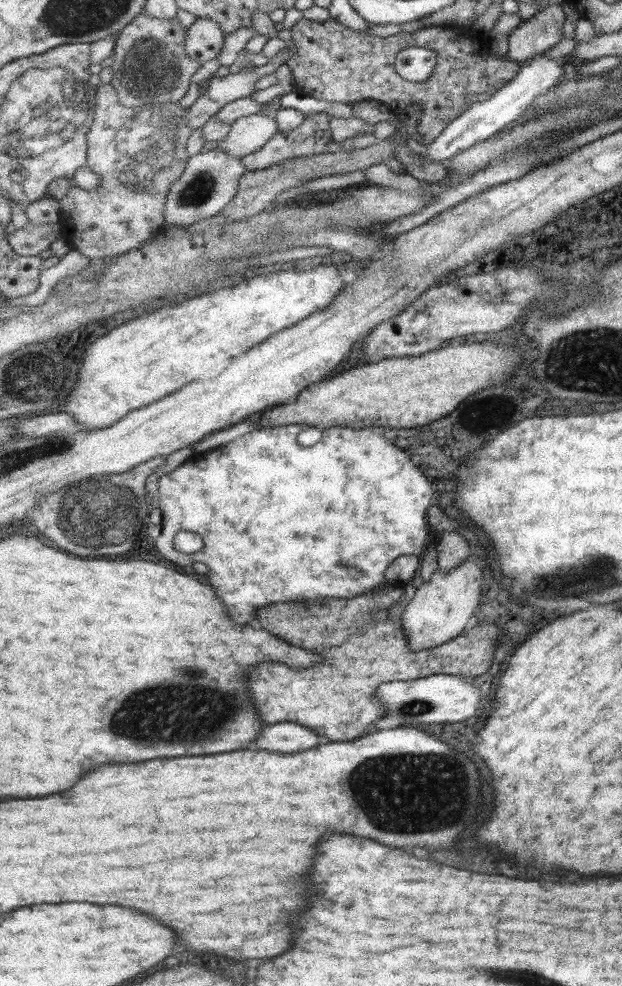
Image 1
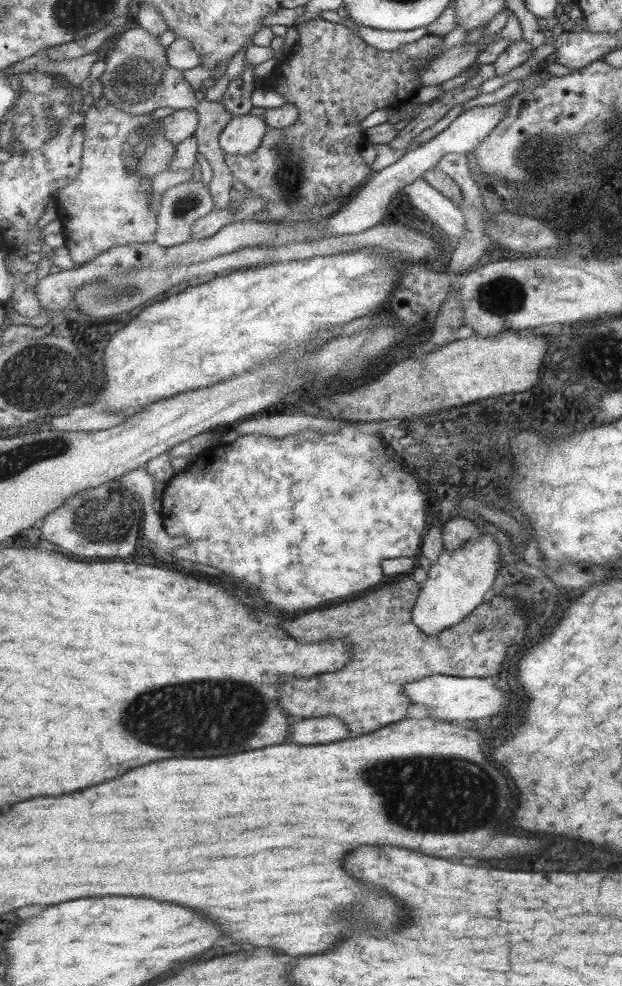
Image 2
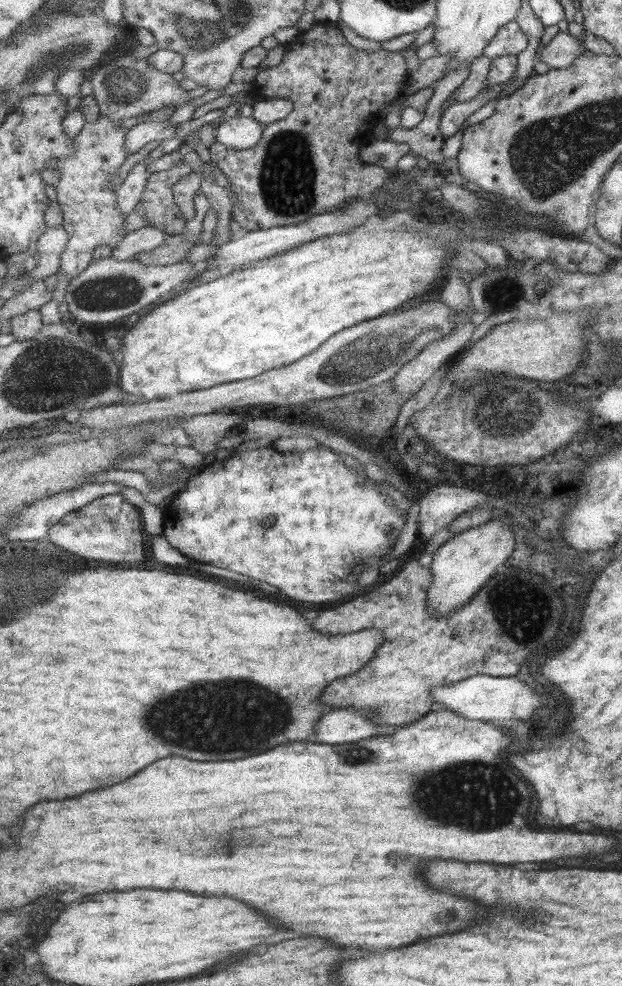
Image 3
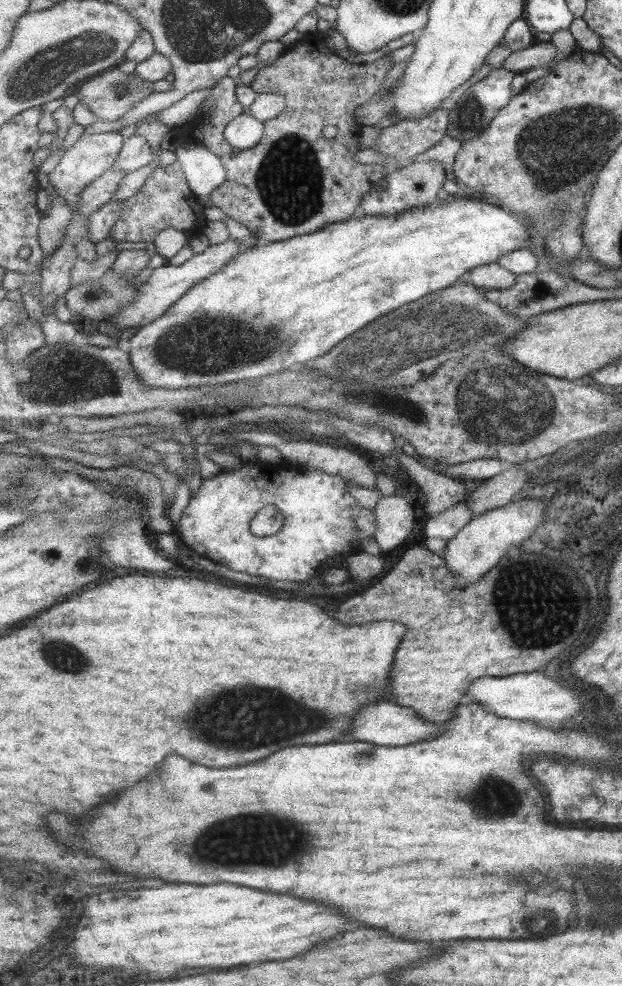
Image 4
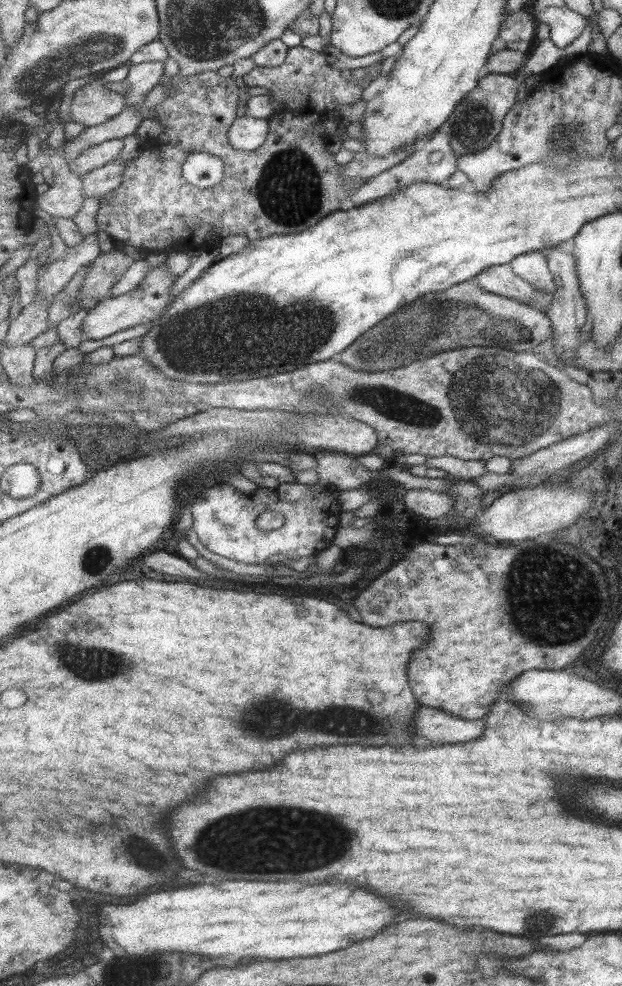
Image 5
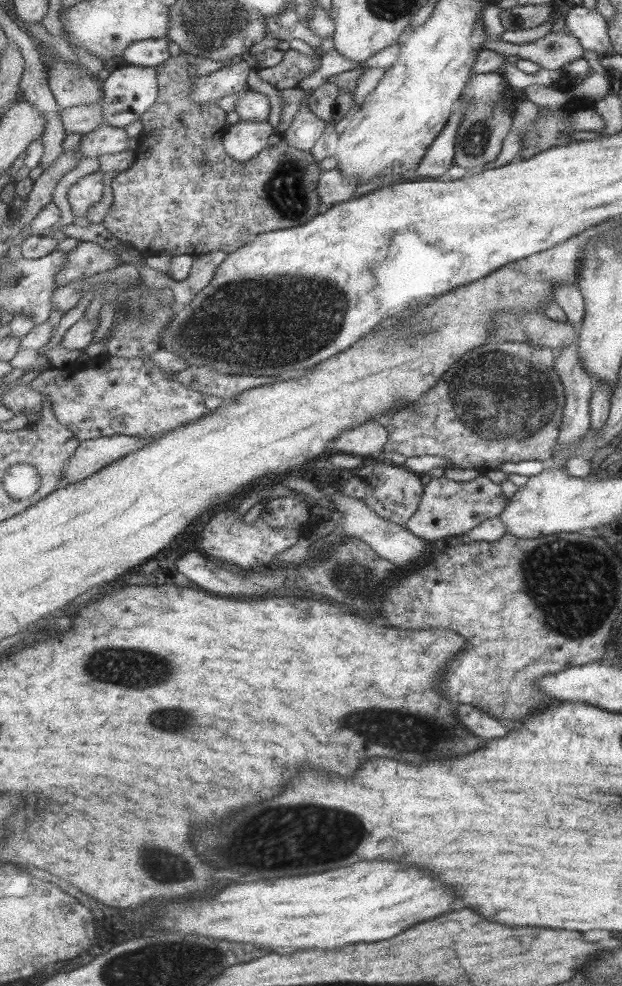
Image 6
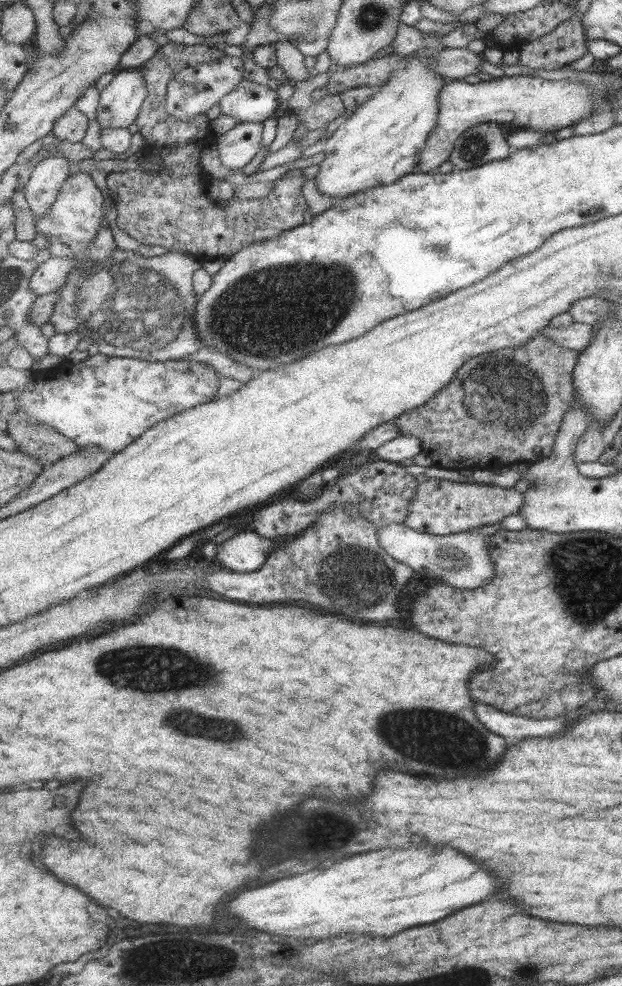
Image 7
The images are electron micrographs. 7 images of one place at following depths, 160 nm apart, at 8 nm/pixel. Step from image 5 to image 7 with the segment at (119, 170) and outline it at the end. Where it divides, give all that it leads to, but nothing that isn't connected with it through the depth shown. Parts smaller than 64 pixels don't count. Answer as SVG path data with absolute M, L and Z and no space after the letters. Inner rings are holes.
M74 171L61 189L57 202L52 205L50 213L35 220L36 230L48 237L48 249L53 257L84 257L86 248L98 235L99 224L103 218L103 192L93 182L88 173Z

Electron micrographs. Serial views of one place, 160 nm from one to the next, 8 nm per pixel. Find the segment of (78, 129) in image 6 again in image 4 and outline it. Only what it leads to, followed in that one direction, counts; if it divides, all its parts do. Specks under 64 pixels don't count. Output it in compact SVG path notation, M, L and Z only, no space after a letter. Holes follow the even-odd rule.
M121 58L113 69L104 71L102 74L93 77L89 82L85 83L79 90L78 96L80 103L86 105L98 120L109 122L112 120L122 120L124 116L129 114L139 103L143 103L145 99L149 99L153 95L153 82L149 80L141 80L135 72L125 74L123 70L119 70L118 66L124 63L126 58Z

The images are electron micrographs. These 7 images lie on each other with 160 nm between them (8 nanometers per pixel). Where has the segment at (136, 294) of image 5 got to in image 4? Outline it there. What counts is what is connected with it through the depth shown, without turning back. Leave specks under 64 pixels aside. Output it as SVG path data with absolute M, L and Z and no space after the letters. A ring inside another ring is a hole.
M229 239L221 244L211 245L201 254L196 254L191 260L188 260L181 266L173 266L171 264L163 264L161 267L154 269L152 275L141 285L140 294L131 305L123 307L114 318L110 318L113 323L117 323L120 327L124 326L143 326L152 323L158 318L163 317L175 302L181 300L188 290L191 290L196 284L207 280L212 274L217 274L220 270L235 260L242 252L243 244L237 240Z

